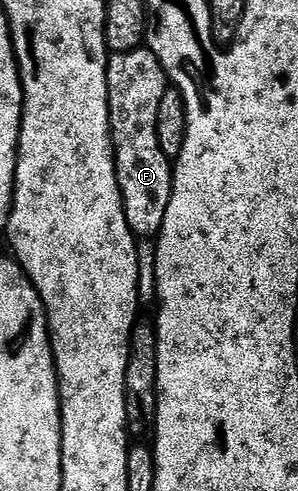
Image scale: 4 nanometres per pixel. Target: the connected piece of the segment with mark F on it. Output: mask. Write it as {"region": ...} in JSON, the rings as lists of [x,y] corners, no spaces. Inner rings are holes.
{"region":[[[147,48],[112,54],[108,59],[108,103],[110,104],[110,128],[112,129],[112,147],[116,150],[116,175],[124,201],[126,220],[133,234],[140,240],[152,240],[159,235],[166,220],[166,208],[170,208],[172,195],[173,159],[162,152],[158,144],[158,104],[170,88],[168,77],[164,75],[162,64],[155,52]]]}

